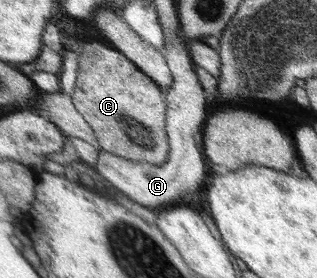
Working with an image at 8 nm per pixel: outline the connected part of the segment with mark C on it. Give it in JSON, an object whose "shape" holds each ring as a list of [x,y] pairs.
{"shape":[[[82,43],[79,73],[71,97],[96,133],[101,151],[134,162],[163,165],[169,157],[168,103],[164,89],[125,54],[104,44]]]}

